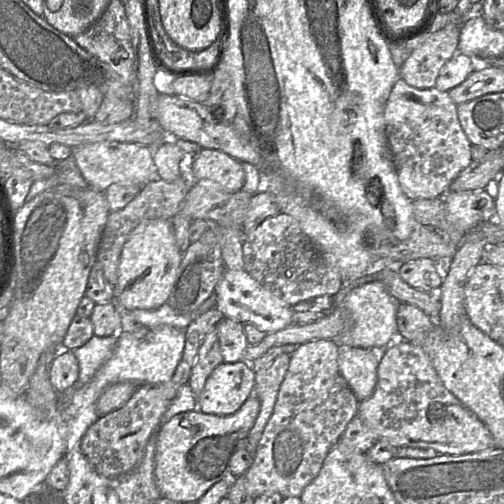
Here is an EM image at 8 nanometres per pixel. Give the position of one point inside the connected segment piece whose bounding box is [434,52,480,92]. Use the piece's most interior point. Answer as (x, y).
(459, 67)

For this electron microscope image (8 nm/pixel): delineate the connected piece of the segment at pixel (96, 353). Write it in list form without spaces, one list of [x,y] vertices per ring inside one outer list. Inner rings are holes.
[[[93,336],[83,347],[73,351],[79,365],[76,386],[85,385],[92,380],[99,368],[111,358],[117,343],[116,336]]]

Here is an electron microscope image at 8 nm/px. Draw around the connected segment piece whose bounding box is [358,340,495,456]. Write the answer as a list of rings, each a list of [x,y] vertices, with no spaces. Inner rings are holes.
[[[406,340],[385,348],[375,390],[358,405],[358,416],[378,440],[397,448],[434,449],[458,456],[495,447],[484,423],[445,388],[427,354]]]

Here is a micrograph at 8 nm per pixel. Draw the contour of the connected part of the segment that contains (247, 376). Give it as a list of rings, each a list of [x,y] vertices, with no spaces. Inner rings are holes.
[[[222,362],[208,377],[197,398],[197,408],[205,414],[232,415],[253,394],[254,388],[255,372],[250,364]]]

